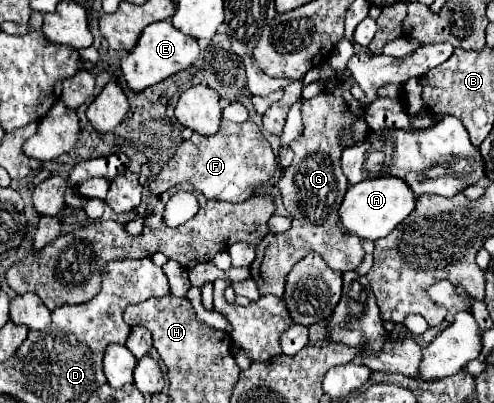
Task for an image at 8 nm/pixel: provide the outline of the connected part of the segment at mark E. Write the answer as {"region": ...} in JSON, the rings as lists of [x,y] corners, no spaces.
{"region":[[[162,20],[162,22],[150,24],[142,30],[134,50],[130,50],[130,54],[126,58],[122,58],[120,68],[126,78],[128,88],[138,94],[138,92],[146,90],[148,86],[154,86],[180,70],[186,70],[198,58],[198,54],[200,54],[200,48],[198,48],[196,40],[190,40],[190,36],[182,36],[182,32],[172,28],[170,20]]]}

